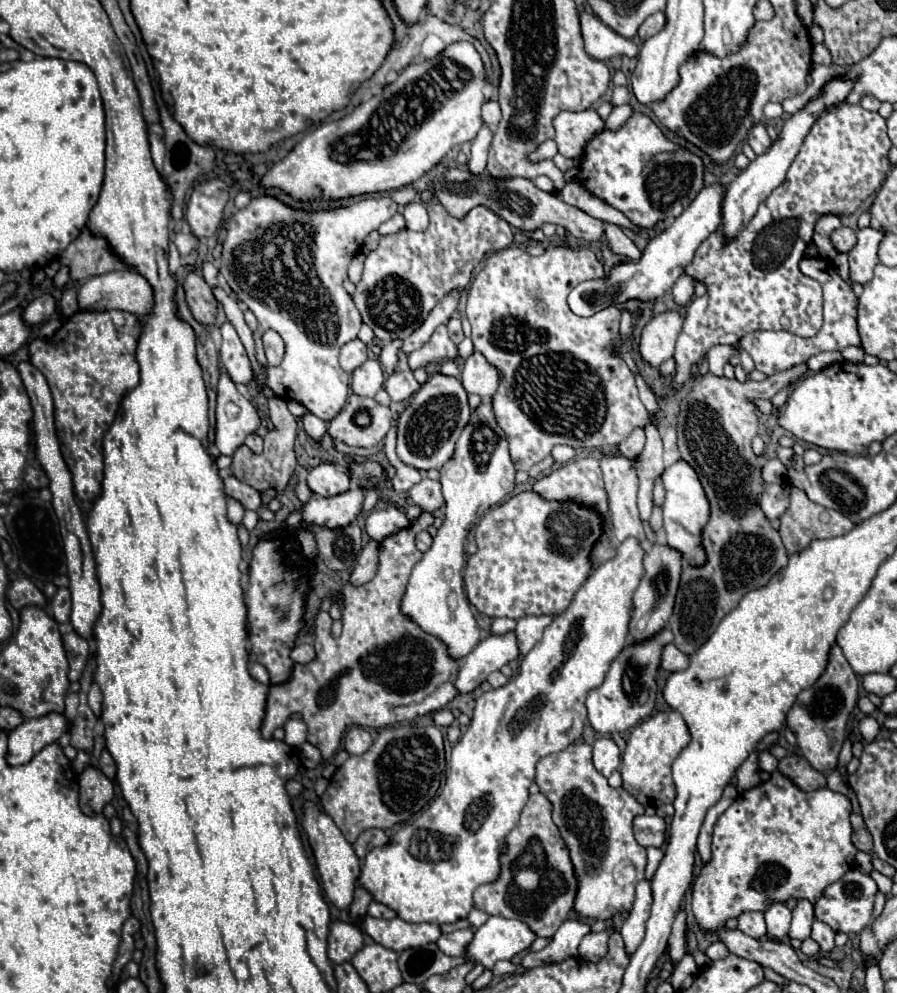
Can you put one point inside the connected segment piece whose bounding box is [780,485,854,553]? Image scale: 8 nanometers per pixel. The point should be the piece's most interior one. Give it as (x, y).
(804, 520)

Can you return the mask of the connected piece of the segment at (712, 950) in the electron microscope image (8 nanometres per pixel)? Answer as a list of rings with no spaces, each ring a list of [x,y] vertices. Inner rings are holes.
[[[722,941],[712,943],[712,945],[708,947],[708,951],[706,951],[706,955],[708,955],[710,959],[724,959],[728,953],[730,953],[730,951],[728,951],[728,947],[726,947]]]

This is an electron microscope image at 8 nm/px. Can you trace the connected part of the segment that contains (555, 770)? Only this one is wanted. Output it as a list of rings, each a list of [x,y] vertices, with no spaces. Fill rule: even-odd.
[[[572,743],[560,753],[542,757],[536,767],[536,783],[552,803],[554,825],[574,865],[578,881],[576,915],[608,921],[622,911],[630,911],[634,887],[644,879],[646,869],[646,849],[636,843],[632,831],[632,821],[644,813],[644,807],[628,791],[608,785],[608,779],[592,765],[592,747],[588,743]]]

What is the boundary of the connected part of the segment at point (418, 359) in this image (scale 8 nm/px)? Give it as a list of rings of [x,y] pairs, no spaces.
[[[440,325],[428,343],[424,343],[420,349],[408,355],[408,365],[414,371],[418,367],[426,367],[430,363],[440,363],[444,359],[456,359],[456,357],[458,357],[458,347],[448,337],[446,325]]]

